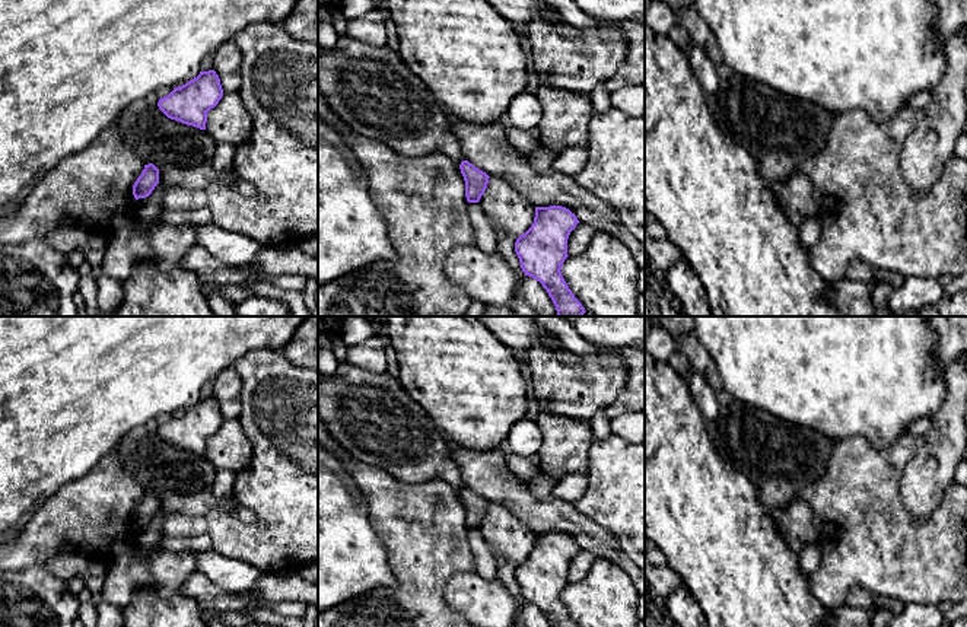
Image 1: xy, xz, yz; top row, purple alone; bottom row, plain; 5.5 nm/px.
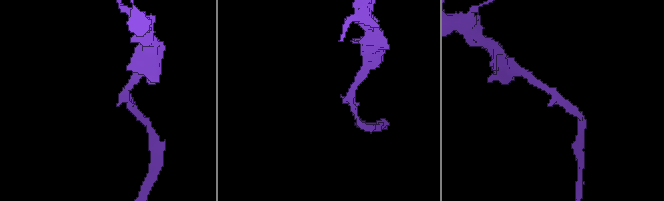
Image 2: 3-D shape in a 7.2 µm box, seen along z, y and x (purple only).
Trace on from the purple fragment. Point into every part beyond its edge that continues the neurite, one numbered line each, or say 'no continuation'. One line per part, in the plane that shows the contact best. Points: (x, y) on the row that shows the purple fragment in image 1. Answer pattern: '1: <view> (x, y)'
no continuation

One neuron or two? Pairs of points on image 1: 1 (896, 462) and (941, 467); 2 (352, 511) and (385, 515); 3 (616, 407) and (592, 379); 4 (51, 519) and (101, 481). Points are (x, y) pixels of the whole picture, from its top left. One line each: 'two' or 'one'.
1: two
2: two
3: two
4: one

